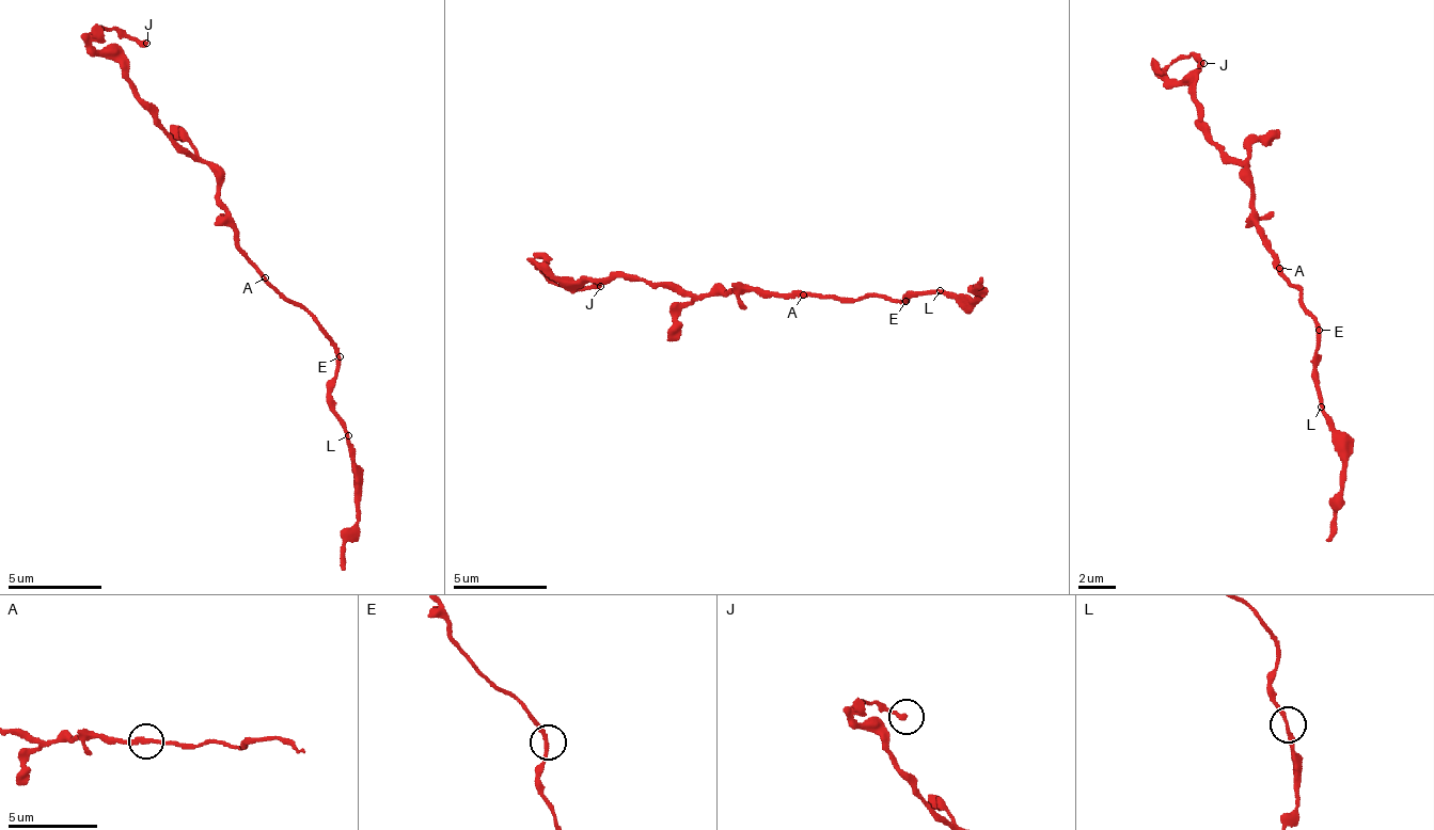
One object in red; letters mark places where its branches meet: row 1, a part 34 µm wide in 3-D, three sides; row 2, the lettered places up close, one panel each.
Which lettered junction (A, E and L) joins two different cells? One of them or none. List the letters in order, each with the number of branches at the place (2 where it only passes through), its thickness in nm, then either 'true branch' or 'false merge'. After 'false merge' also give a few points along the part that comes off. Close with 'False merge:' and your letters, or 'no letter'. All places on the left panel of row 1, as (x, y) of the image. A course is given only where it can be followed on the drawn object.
A: 2 | 200 nm | false merge | (265, 276), (227, 218), (219, 180), (201, 160), (185, 155), (152, 108), (94, 48), (95, 21)
E: 2 | 200 nm | true branch
L: 2 | 200 nm | true branch
False merge: A

